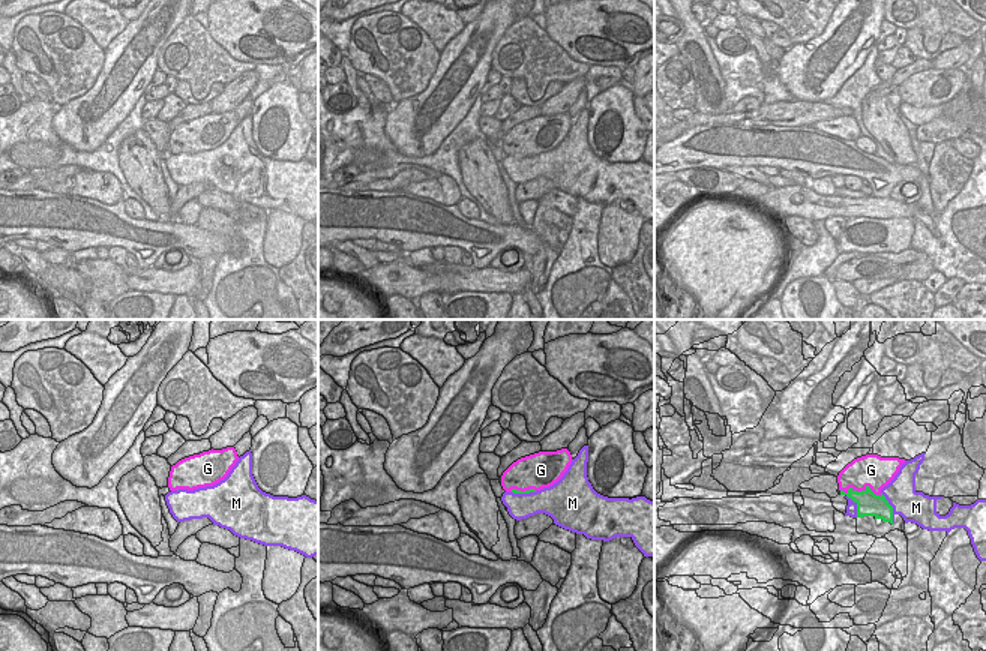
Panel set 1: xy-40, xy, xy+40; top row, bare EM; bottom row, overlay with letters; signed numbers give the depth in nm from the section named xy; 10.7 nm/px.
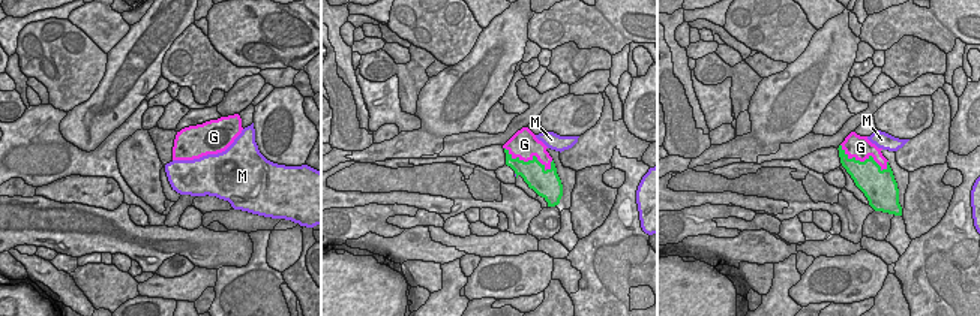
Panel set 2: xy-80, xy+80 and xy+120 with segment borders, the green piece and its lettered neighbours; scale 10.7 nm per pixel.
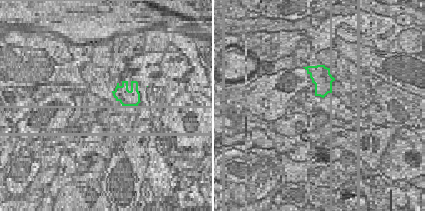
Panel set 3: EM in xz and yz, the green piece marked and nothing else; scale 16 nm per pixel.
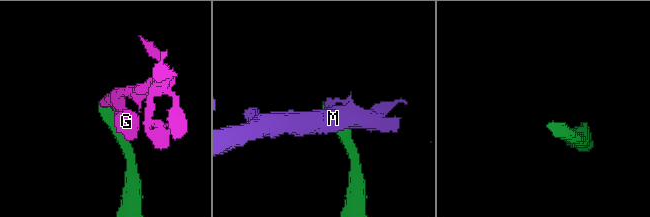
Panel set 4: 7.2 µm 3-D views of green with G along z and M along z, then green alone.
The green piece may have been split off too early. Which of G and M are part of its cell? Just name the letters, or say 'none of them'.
none of them

